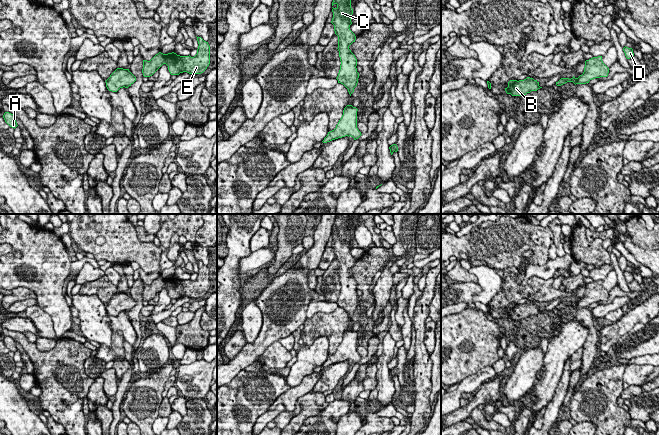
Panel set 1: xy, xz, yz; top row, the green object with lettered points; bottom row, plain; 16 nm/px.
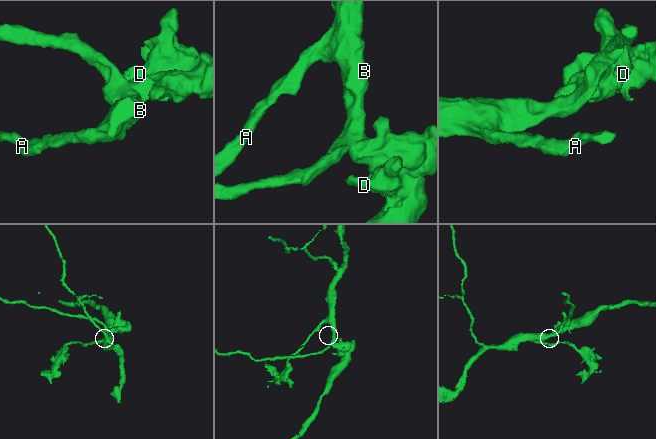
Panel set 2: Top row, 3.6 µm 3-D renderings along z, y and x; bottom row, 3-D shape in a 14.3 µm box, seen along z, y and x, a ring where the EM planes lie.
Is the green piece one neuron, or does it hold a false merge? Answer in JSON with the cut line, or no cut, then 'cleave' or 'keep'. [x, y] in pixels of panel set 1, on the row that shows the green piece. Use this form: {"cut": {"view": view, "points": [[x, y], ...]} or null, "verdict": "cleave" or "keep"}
{"cut": null, "verdict": "keep"}

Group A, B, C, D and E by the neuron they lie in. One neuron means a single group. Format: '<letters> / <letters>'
A B C D E

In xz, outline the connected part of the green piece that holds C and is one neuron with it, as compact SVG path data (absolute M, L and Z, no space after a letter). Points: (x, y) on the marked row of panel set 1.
M333 0L332 6L333 18L331 23L334 25L335 34L338 36L338 51L341 61L340 70L337 76L338 83L343 84L351 96L354 88L357 86L359 73L357 72L357 59L349 49L349 46L355 42L356 36L350 30L351 17L353 9L351 0Z

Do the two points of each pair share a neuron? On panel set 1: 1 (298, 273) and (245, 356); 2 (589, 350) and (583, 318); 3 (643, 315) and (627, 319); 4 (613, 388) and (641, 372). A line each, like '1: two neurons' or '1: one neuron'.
1: one neuron
2: one neuron
3: one neuron
4: two neurons

